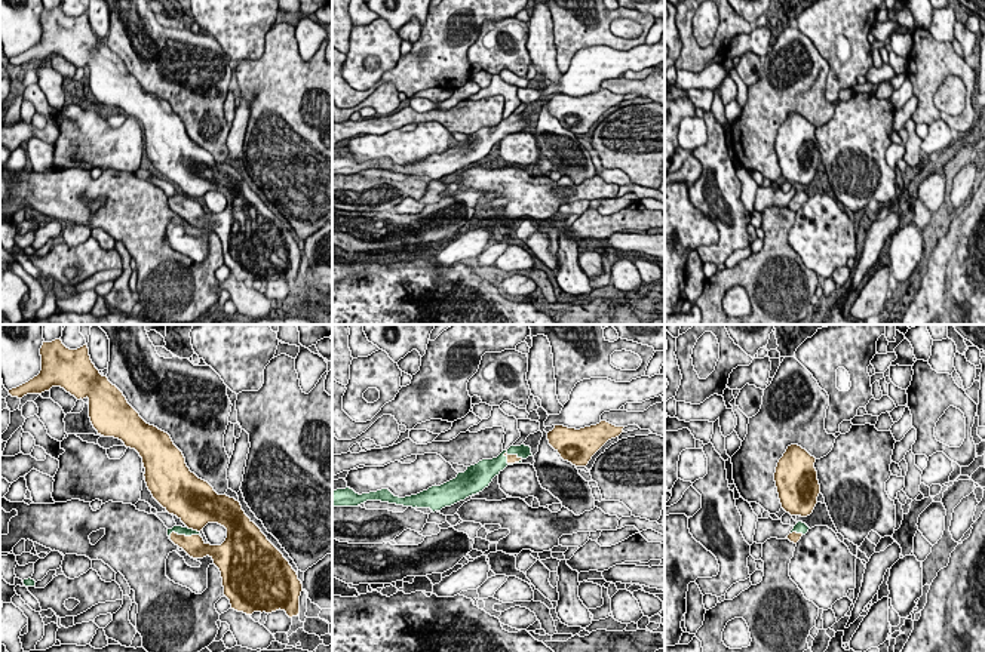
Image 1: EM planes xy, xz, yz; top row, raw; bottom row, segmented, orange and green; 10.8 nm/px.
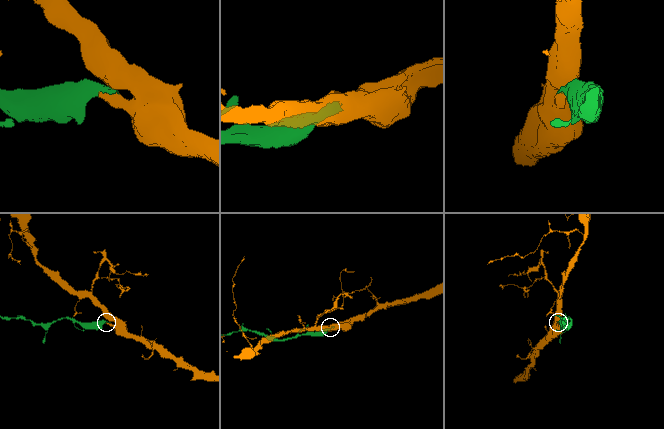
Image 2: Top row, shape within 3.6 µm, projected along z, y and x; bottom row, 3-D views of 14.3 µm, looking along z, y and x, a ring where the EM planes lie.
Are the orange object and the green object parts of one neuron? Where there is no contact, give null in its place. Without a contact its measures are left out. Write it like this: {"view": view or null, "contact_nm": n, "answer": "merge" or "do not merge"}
{"view": "xy", "contact_nm": 360, "answer": "merge"}

